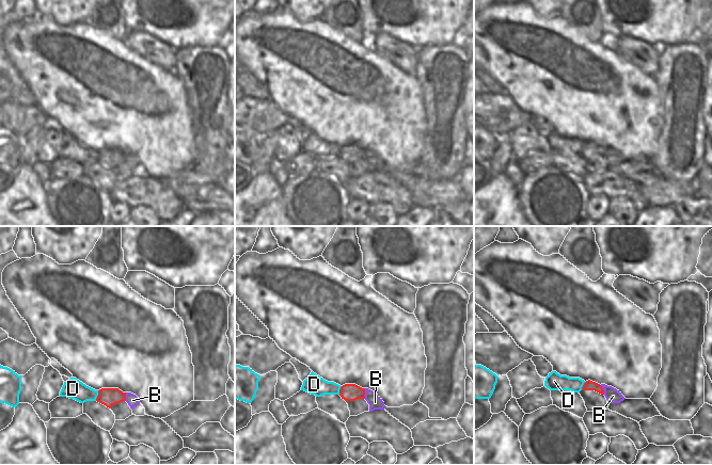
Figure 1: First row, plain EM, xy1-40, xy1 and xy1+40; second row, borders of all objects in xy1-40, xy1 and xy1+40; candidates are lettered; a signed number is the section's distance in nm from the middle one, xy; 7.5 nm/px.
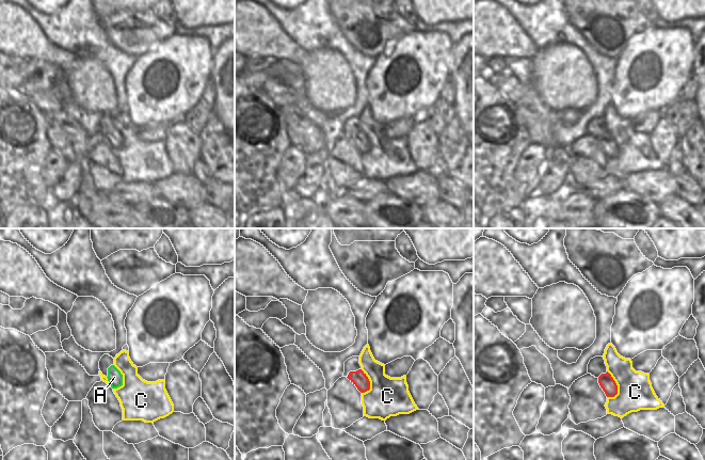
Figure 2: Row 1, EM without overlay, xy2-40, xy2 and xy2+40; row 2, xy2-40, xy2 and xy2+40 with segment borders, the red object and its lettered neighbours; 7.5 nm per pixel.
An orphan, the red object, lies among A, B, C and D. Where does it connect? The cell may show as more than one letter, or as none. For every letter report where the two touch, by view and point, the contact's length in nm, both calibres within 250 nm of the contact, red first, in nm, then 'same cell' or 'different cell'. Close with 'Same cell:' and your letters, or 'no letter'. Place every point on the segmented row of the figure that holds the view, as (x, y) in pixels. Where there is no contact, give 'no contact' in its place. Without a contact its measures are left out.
A: no contact | different cell
B: xy1 (364, 394) | 80 nm | 130/100 nm | same cell
C: xy2+40 (615, 384) | 220 nm | 110/260 nm | different cell
D: xy1-40 (97, 396) | 80 nm | 140/150 nm | different cell
Same cell: B

